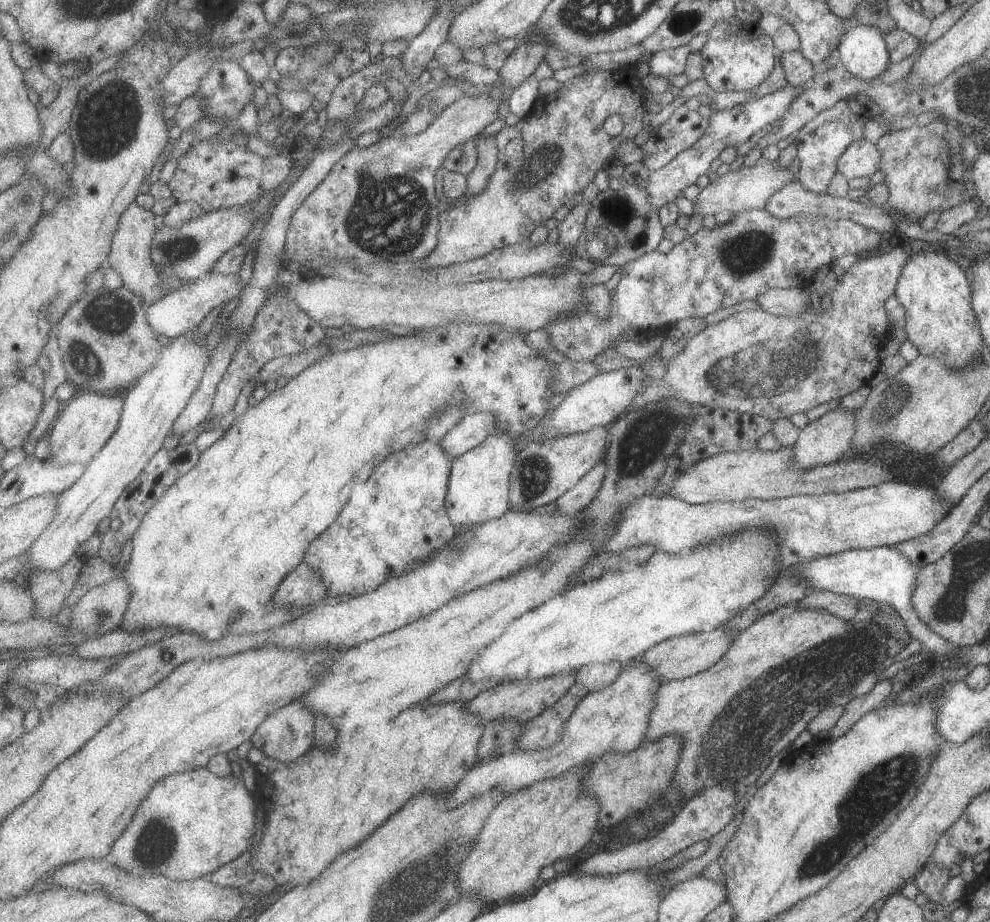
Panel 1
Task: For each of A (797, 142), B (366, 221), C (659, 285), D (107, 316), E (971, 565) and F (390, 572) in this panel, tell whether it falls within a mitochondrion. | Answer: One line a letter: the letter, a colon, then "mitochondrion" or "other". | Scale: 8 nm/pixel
A: other
B: mitochondrion
C: other
D: mitochondrion
E: mitochondrion
F: other

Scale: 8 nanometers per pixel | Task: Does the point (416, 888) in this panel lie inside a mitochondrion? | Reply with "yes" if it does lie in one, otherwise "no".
yes

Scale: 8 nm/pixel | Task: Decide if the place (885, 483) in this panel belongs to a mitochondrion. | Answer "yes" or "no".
no

